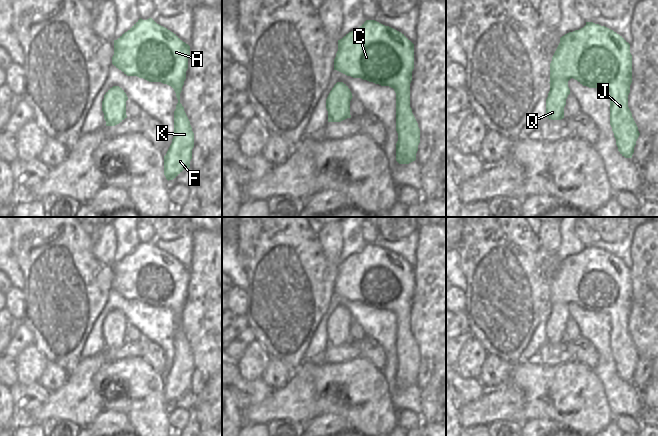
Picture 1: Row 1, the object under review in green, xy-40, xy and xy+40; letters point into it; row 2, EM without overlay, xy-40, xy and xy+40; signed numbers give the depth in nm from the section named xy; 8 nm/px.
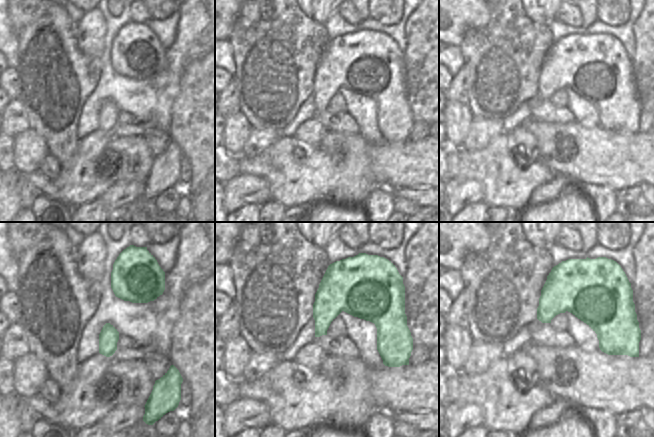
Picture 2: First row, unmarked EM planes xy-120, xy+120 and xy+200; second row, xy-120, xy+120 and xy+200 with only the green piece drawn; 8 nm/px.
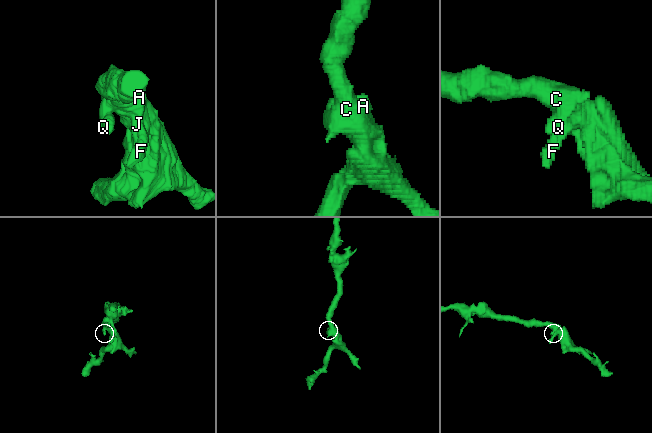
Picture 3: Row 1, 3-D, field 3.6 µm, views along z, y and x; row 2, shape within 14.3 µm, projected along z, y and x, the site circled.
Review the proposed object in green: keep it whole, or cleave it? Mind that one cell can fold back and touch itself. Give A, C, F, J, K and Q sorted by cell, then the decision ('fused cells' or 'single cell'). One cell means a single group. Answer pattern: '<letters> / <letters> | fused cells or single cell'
A C F J K Q | single cell

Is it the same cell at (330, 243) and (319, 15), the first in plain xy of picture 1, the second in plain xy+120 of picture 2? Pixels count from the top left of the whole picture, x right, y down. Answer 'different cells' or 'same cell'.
same cell

